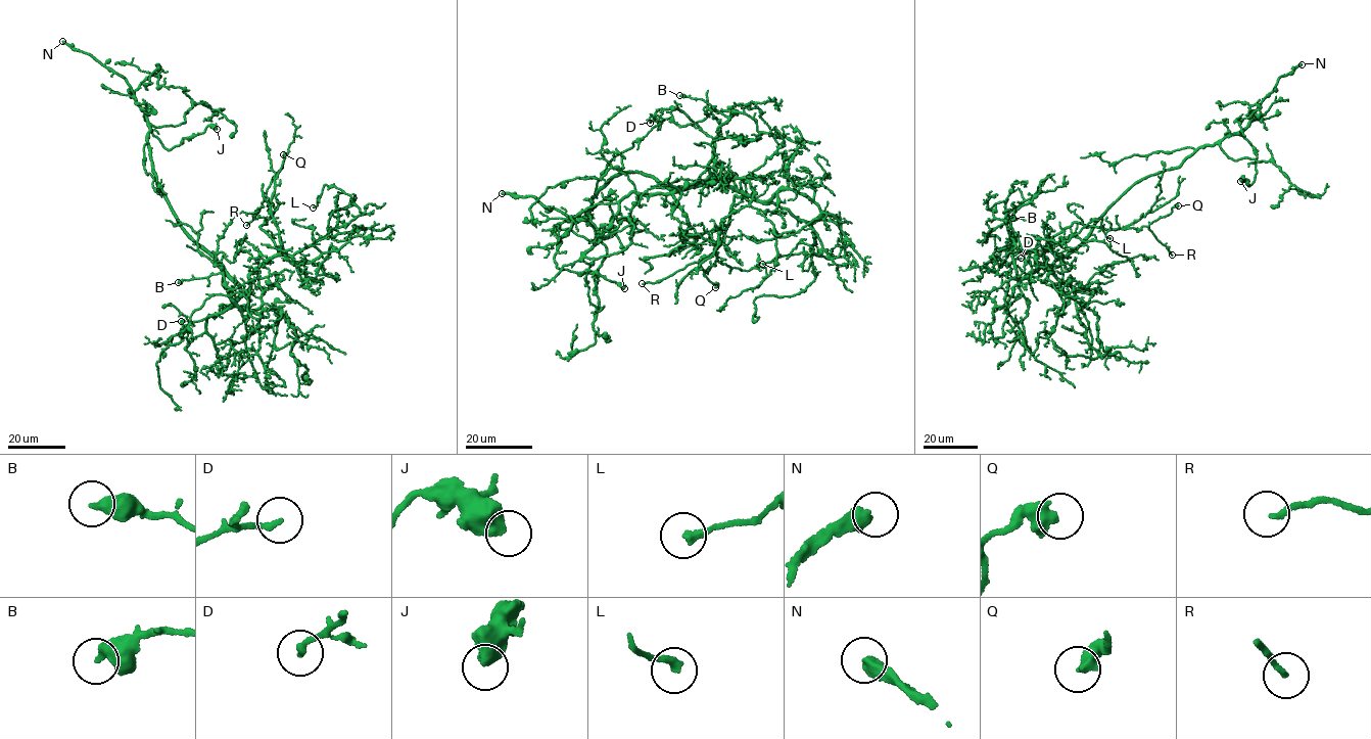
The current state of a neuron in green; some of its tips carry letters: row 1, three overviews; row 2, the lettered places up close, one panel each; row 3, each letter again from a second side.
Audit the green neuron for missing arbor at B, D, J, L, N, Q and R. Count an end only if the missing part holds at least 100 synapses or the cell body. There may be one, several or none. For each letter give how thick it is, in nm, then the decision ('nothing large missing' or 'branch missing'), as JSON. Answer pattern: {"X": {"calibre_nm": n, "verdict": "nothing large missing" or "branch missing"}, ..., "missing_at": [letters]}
{"B": {"calibre_nm": 500, "verdict": "nothing large missing"}, "D": {"calibre_nm": 190, "verdict": "nothing large missing"}, "J": {"calibre_nm": 550, "verdict": "nothing large missing"}, "L": {"calibre_nm": 240, "verdict": "nothing large missing"}, "N": {"calibre_nm": 460, "verdict": "branch missing"}, "Q": {"calibre_nm": 500, "verdict": "nothing large missing"}, "R": {"calibre_nm": 160, "verdict": "nothing large missing"}, "missing_at": ["N"]}

